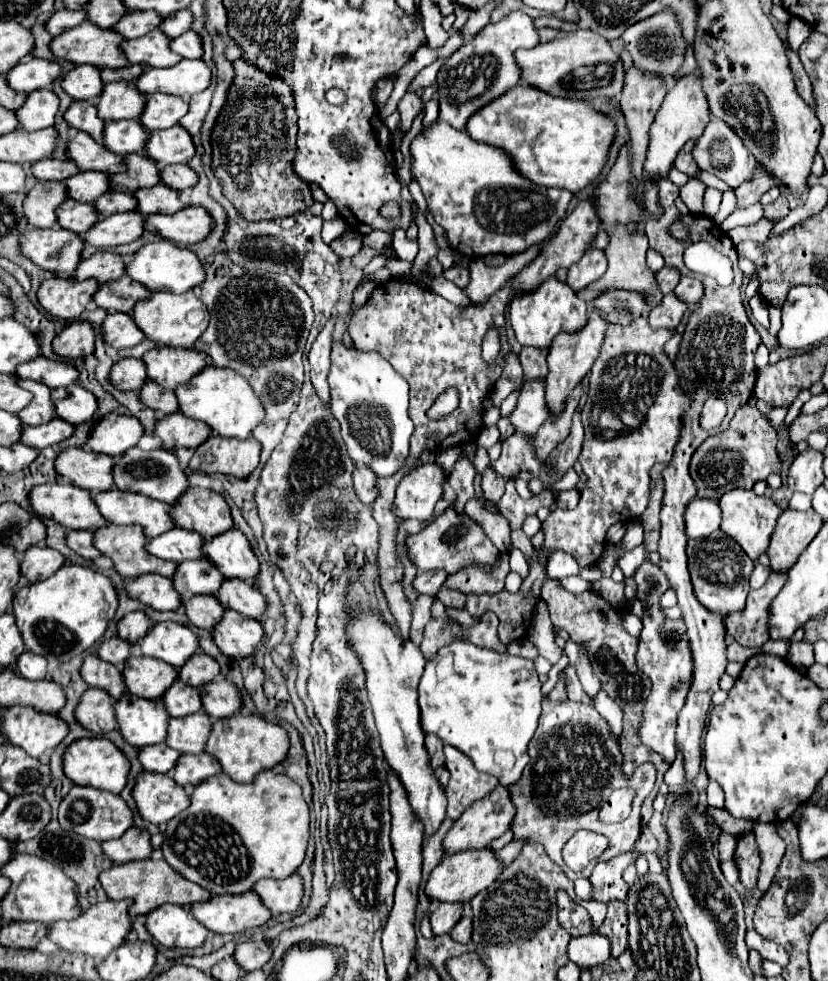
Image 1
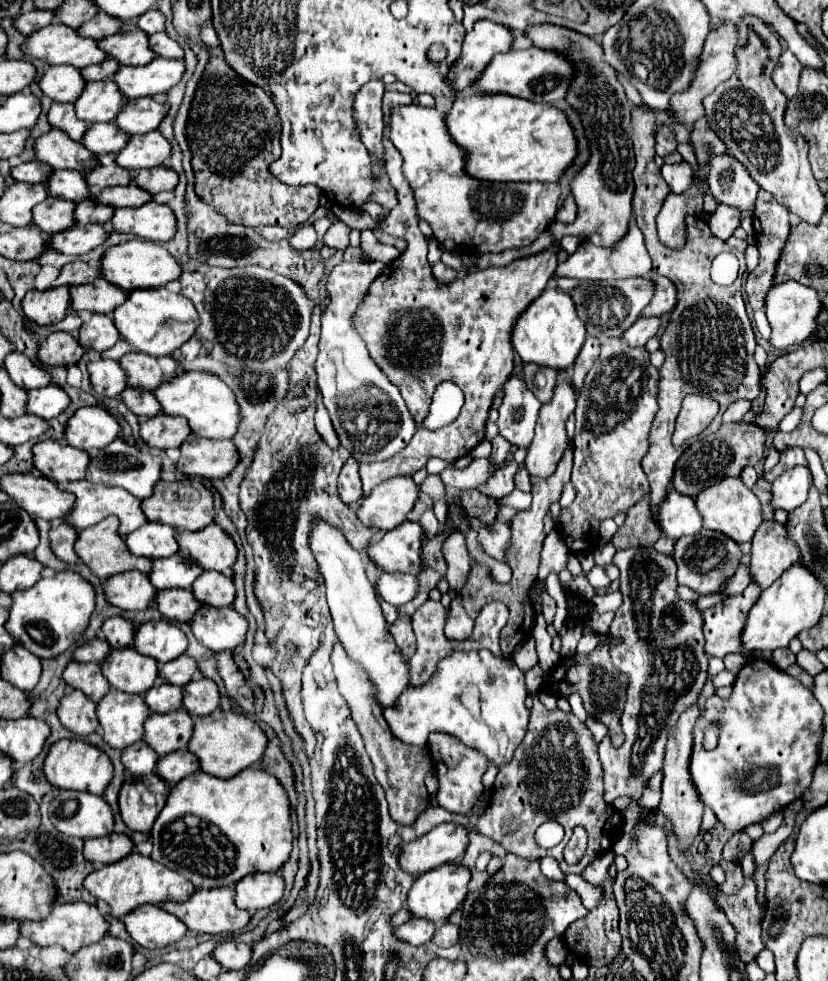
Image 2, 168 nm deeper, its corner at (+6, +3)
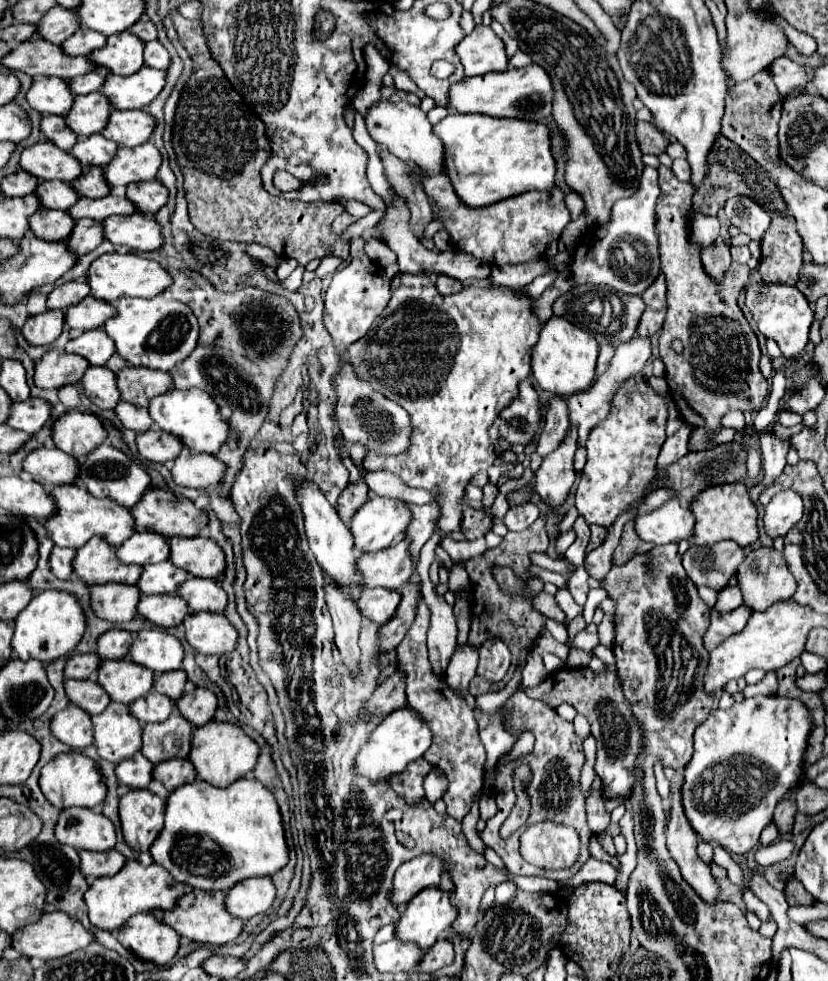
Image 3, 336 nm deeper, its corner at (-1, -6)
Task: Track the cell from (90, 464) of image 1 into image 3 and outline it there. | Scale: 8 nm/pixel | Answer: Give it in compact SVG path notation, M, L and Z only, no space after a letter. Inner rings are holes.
M38 448L22 462L22 470L28 472L34 482L50 490L48 486L72 484L78 474L78 462L58 448Z

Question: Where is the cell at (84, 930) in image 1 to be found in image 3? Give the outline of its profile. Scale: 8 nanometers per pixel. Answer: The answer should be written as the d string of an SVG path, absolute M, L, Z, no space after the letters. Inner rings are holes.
M56 910L56 912L44 912L38 922L32 922L24 926L22 930L12 934L12 948L24 954L26 958L40 958L40 960L52 960L52 958L62 958L74 950L86 948L94 936L76 920L68 918L68 914Z

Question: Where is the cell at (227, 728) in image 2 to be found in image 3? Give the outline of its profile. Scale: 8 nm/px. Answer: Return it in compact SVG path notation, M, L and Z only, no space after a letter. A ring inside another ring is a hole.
M210 720L206 726L194 728L192 750L188 758L190 762L194 762L194 770L198 770L200 780L218 788L226 788L228 784L236 782L238 778L254 770L258 754L260 754L258 744L250 736L246 736L246 732L240 726Z

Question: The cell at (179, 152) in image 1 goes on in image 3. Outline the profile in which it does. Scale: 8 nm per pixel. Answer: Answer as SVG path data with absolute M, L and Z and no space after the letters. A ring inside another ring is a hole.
M150 142L136 148L118 148L118 154L114 154L104 168L104 180L108 186L152 180L160 168L160 162L160 152Z

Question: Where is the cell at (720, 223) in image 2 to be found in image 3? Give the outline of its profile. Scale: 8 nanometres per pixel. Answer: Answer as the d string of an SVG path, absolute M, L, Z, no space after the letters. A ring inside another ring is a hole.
M730 240L726 244L714 244L710 248L704 250L702 258L702 266L706 270L706 274L710 274L710 278L716 278L716 282L722 282L724 274L728 272L732 258L730 258Z

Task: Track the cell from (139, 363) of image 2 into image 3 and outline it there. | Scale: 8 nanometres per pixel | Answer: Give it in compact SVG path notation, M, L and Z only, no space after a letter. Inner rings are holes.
M126 366L116 374L116 384L120 390L120 398L136 404L148 406L150 398L160 396L172 390L172 378L162 370L146 370L138 366Z

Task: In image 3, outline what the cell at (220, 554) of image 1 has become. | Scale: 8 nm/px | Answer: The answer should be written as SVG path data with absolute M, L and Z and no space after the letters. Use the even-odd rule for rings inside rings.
M204 536L170 538L170 562L198 578L216 578L224 572L224 552Z

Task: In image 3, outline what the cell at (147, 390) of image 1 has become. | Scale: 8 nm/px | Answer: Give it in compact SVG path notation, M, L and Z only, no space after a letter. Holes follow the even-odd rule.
M118 402L114 412L120 418L122 426L128 430L134 430L134 432L146 432L154 424L154 420L148 414L148 408L140 408L130 402Z

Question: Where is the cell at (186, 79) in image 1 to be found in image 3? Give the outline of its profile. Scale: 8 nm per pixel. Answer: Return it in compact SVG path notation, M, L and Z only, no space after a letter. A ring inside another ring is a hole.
M144 66L138 74L114 76L108 74L102 92L116 110L140 110L148 106L164 88L164 72Z

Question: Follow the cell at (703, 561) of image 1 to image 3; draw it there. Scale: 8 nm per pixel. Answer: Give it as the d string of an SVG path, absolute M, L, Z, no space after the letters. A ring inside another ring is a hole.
M722 540L714 546L690 546L684 554L684 568L696 586L722 590L744 560L744 550L732 542Z

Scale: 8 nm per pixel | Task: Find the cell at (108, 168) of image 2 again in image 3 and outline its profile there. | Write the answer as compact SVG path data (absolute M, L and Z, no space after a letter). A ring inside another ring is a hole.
M98 166L86 168L82 172L82 176L78 176L74 182L70 182L70 186L80 196L86 196L86 198L104 198L110 192L110 188L104 182L104 170Z

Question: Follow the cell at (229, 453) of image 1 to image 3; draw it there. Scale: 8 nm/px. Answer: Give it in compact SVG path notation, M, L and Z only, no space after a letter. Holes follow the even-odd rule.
M184 448L172 466L172 480L178 486L214 490L224 478L226 466L210 454L192 454Z

